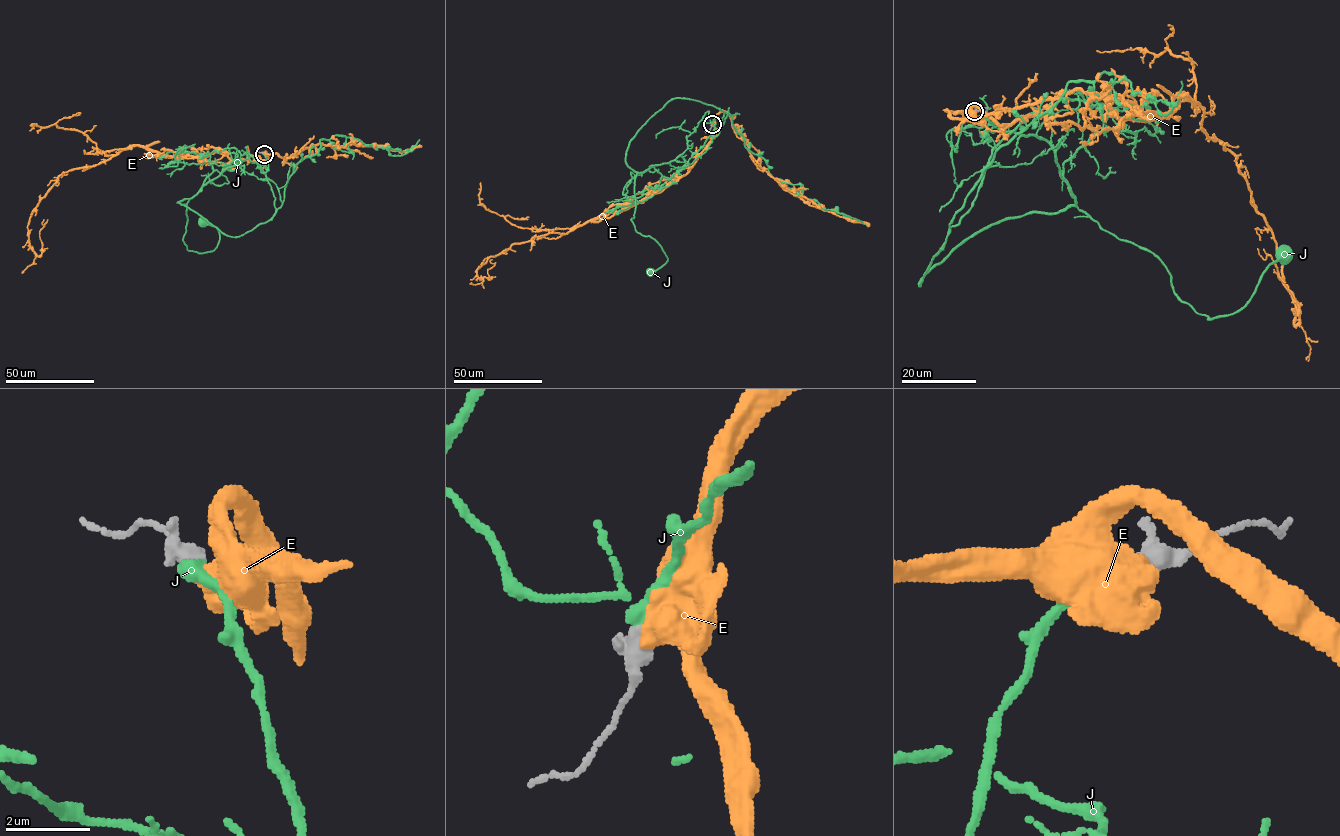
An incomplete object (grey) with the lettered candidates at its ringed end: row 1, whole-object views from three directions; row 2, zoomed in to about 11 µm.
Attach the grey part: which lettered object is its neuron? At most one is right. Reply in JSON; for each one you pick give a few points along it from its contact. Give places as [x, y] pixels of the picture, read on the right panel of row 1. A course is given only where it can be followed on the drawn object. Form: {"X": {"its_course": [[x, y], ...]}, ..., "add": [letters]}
{"J": {"its_course": [[974, 112], [956, 150], [946, 135], [983, 120], [1042, 138], [1074, 204], [1208, 319], [1282, 253]]}, "add": ["J"]}

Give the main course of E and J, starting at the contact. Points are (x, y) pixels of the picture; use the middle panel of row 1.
E: (712, 124), (692, 168), (661, 192), (516, 243), (479, 277), (490, 279), (492, 259)
J: (712, 124), (716, 116), (708, 111), (682, 153), (636, 175), (631, 221), (667, 259), (649, 271)

